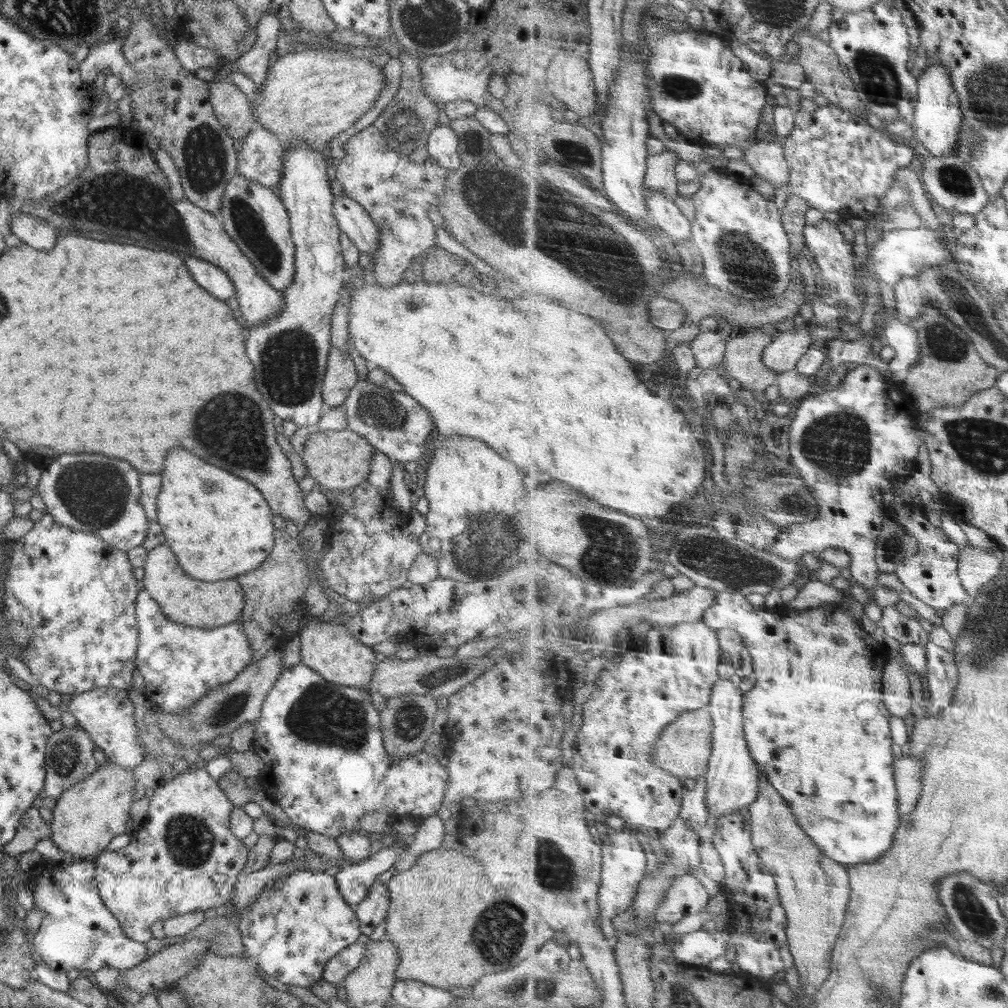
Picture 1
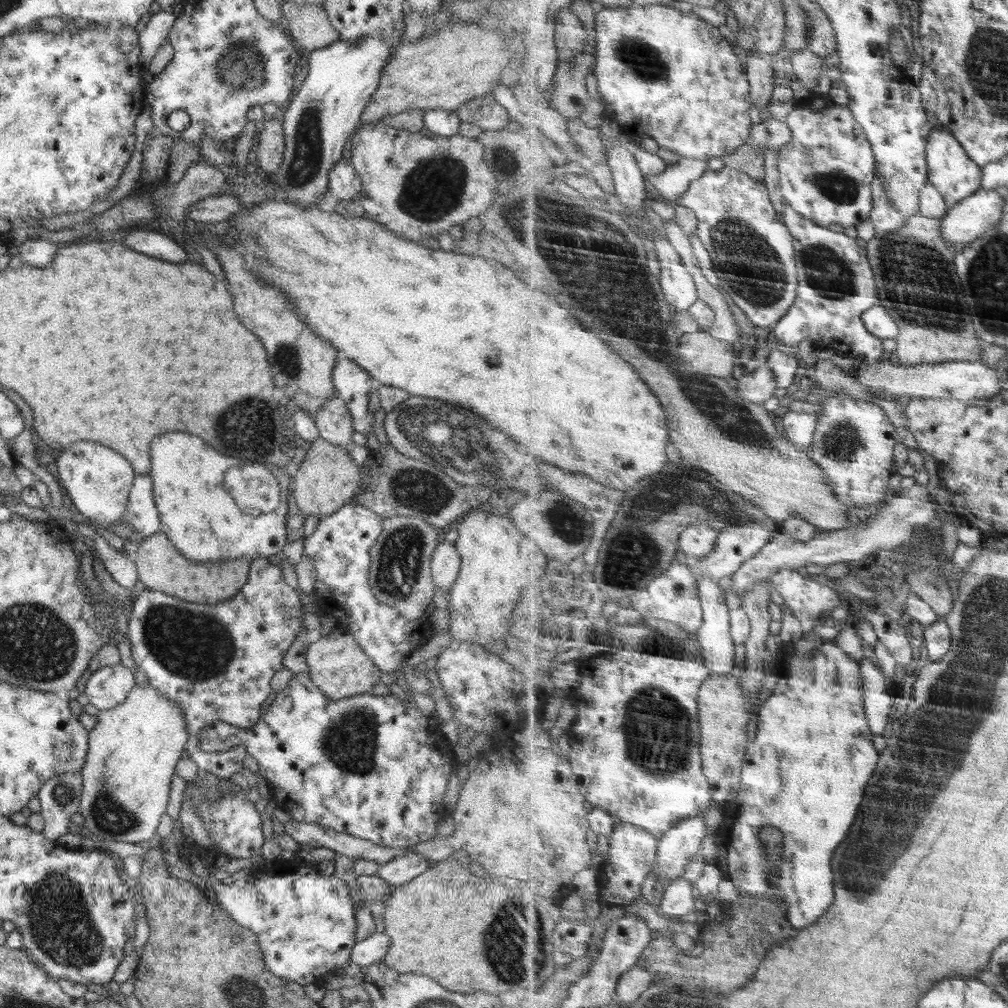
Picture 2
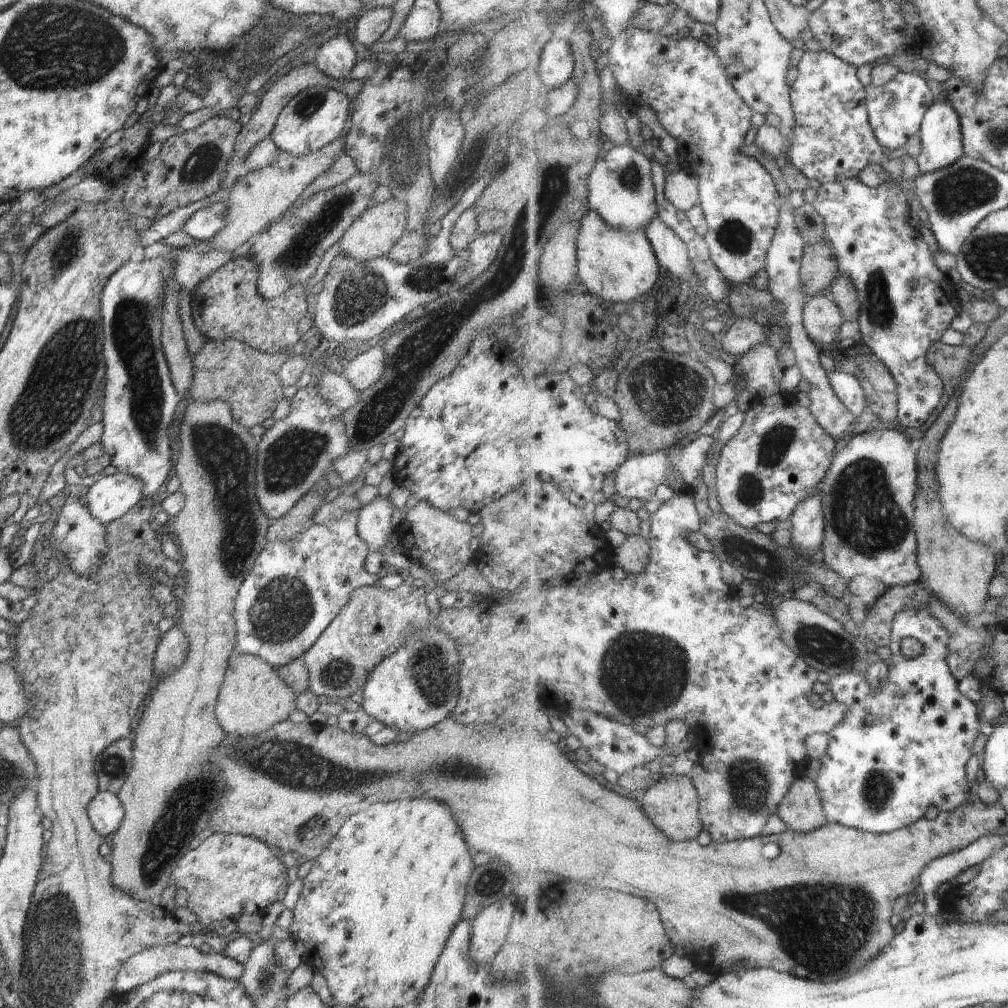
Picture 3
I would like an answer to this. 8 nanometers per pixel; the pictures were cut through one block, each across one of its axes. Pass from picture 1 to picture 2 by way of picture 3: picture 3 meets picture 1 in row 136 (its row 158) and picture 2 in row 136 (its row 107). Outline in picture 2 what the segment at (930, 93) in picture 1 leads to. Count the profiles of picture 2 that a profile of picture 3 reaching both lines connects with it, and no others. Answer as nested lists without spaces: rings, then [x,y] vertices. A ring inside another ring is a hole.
[[[946,126],[932,130],[928,142],[927,158],[930,166],[929,180],[934,184],[947,201],[951,210],[958,207],[964,200],[976,195],[983,187],[984,169],[969,154],[964,145],[954,136],[954,132]]]

